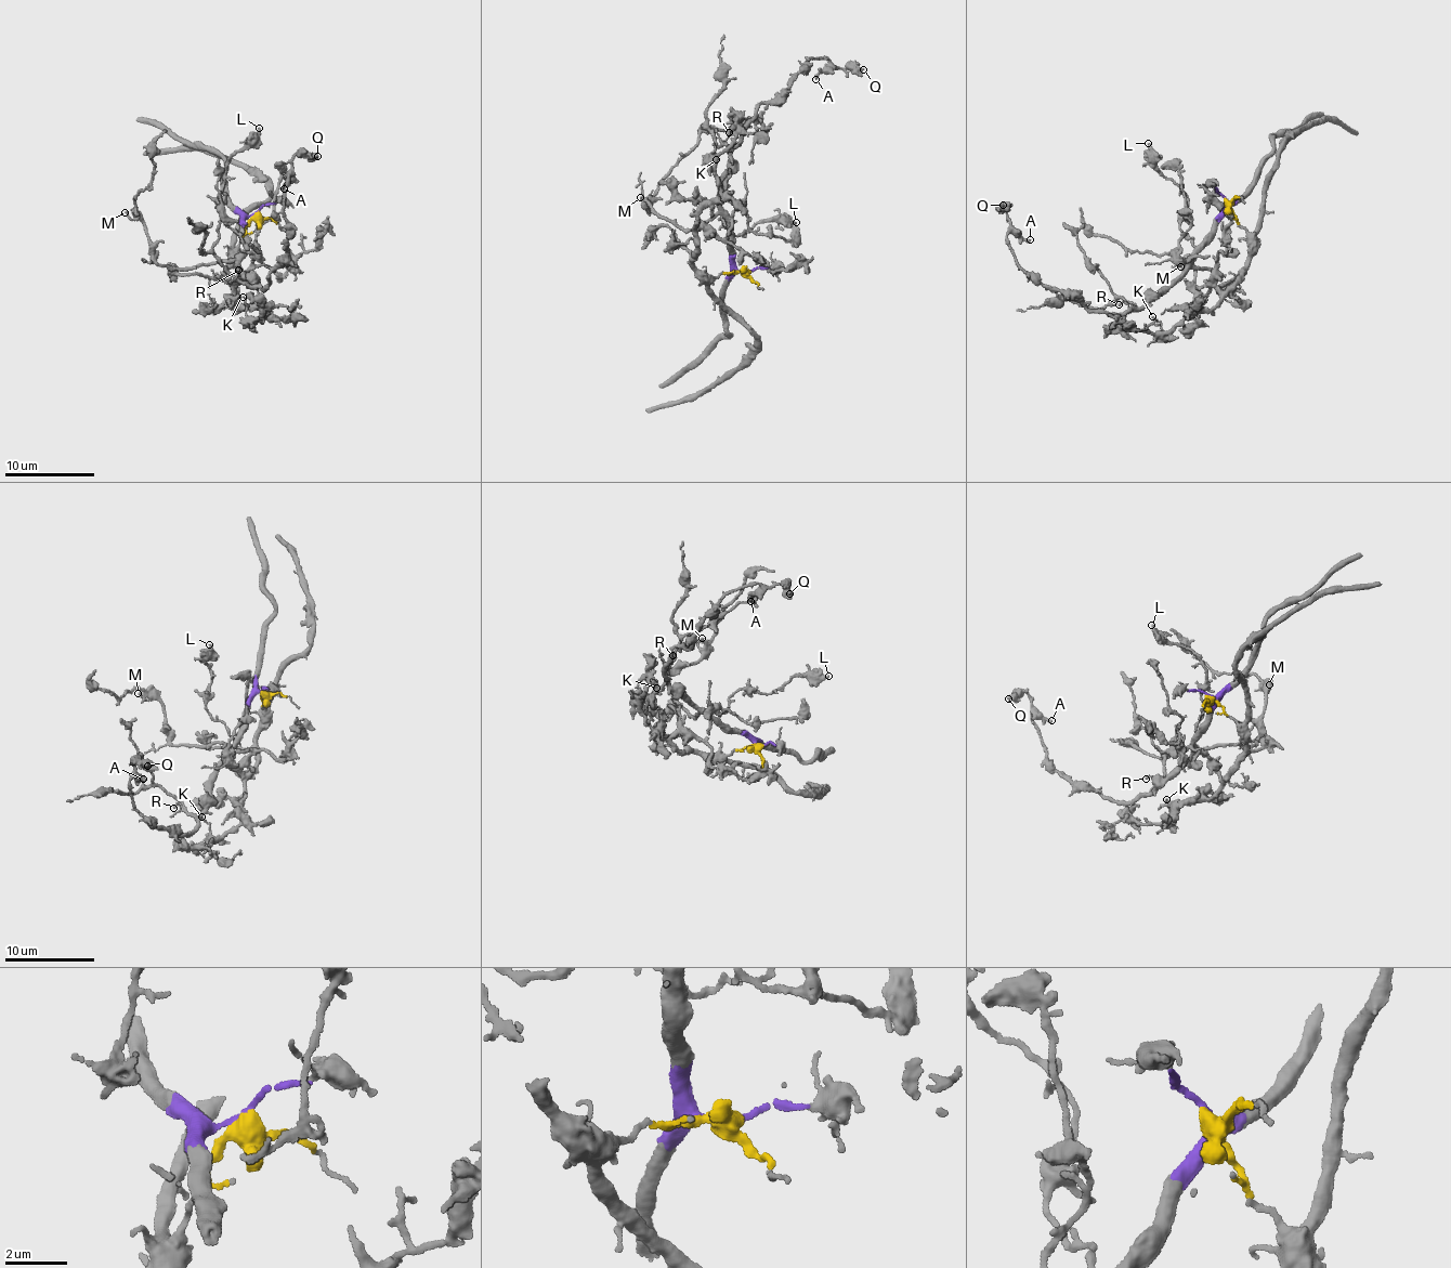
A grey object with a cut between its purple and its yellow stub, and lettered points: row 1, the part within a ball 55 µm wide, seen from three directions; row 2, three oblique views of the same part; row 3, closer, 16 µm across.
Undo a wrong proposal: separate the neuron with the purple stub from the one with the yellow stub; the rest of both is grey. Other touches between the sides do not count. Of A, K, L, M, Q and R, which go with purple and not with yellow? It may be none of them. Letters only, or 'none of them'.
A, L, M, Q, R

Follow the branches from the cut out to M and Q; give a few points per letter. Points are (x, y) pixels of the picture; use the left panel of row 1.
M: (256, 214), (246, 219), (245, 248), (236, 258), (184, 269), (159, 263), (154, 258), (146, 226), (125, 211)
Q: (256, 214), (243, 224), (238, 268), (261, 289), (286, 249), (291, 160), (298, 154), (318, 157)

